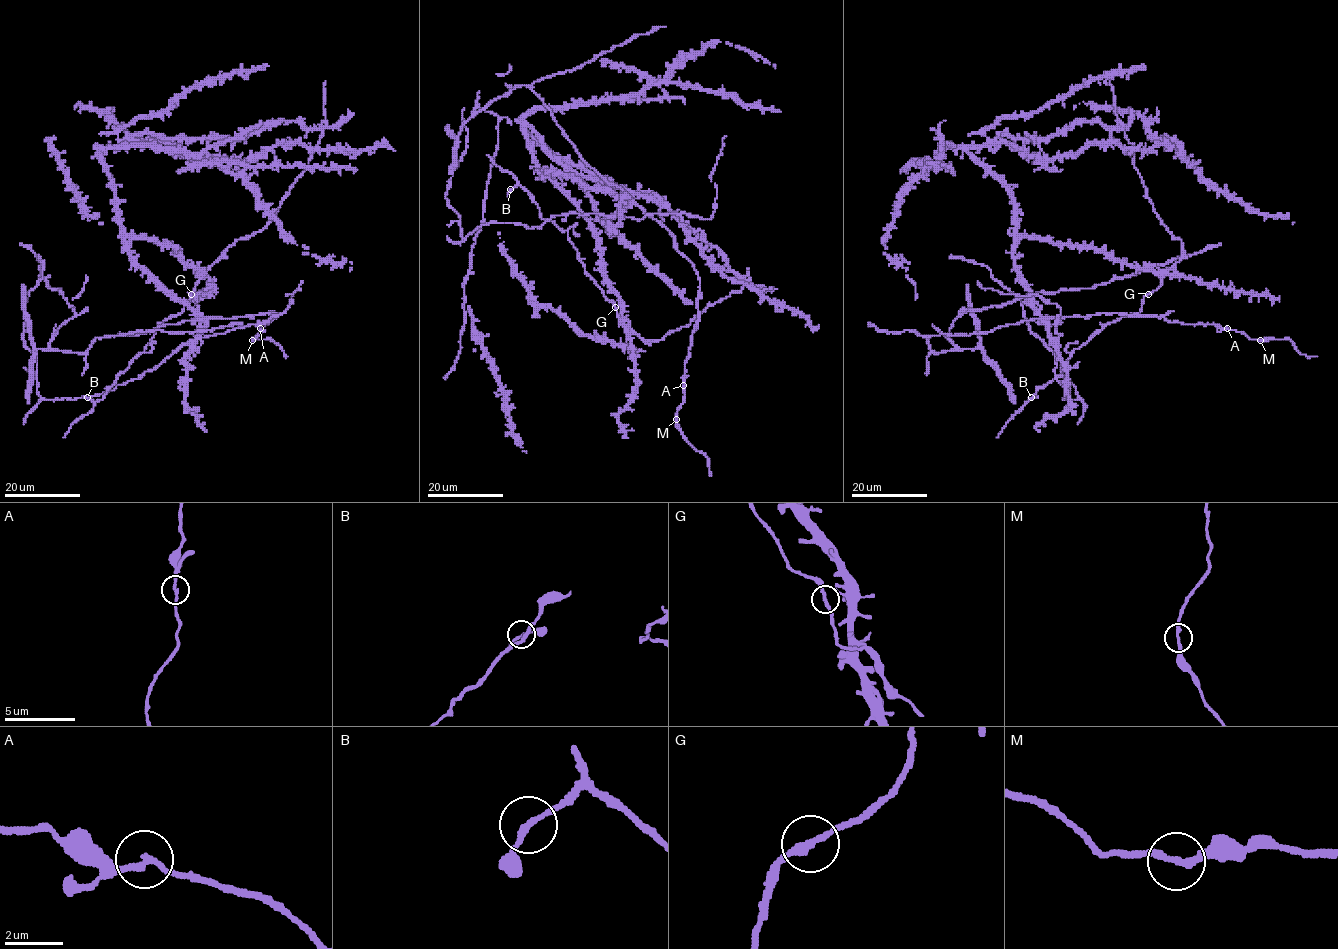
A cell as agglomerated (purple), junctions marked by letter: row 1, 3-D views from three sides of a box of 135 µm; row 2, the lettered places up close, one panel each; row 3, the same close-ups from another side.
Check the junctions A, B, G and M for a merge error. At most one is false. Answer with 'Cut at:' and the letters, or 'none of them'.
Cut at: none of them

